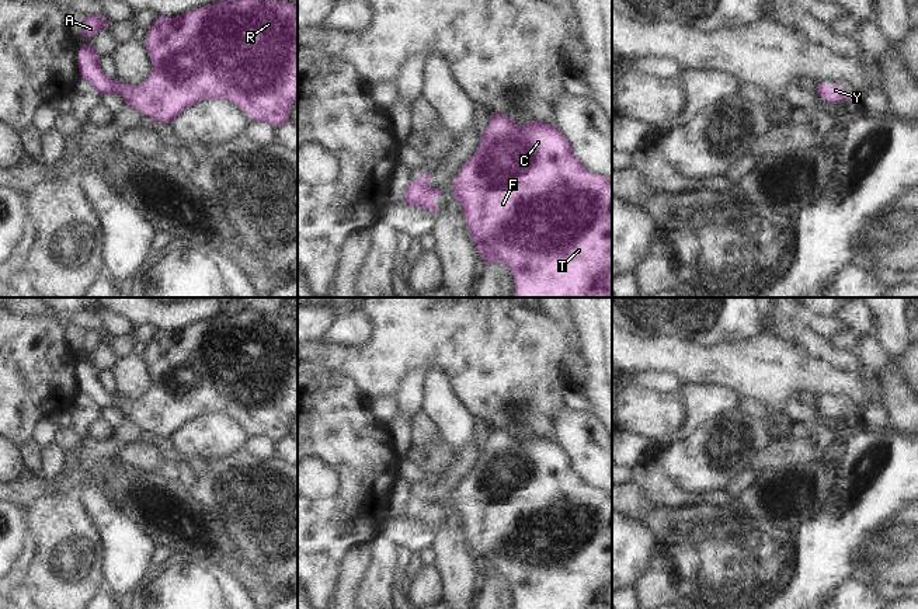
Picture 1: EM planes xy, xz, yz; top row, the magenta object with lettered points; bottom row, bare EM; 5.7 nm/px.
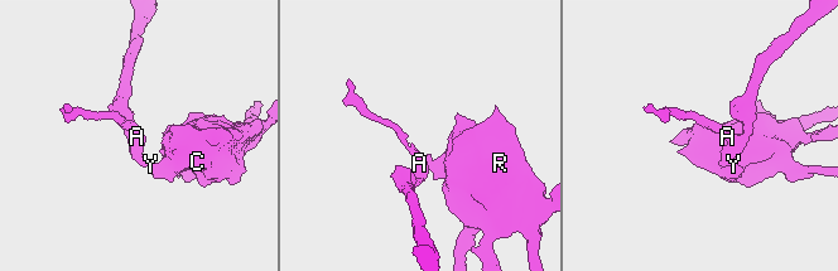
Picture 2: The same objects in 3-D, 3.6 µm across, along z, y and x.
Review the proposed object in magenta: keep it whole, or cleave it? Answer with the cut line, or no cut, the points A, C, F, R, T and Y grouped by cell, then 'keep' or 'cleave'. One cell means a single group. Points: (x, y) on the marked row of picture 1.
cut none; groups A C F R T Y; keep

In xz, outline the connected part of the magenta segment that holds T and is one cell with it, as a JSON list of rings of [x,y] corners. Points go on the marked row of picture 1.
[[[491,114],[474,154],[453,178],[453,196],[463,210],[476,248],[486,261],[484,269],[495,261],[511,269],[515,283],[514,297],[612,297],[612,181],[605,175],[591,174],[573,154],[571,143],[557,126],[542,121],[519,125],[503,114]]]

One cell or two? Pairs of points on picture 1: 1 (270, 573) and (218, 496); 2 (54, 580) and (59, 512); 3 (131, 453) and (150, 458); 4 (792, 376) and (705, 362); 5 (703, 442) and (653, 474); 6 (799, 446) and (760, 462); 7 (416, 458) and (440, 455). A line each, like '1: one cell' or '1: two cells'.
1: one cell
2: one cell
3: one cell
4: one cell
5: two cells
6: one cell
7: one cell

